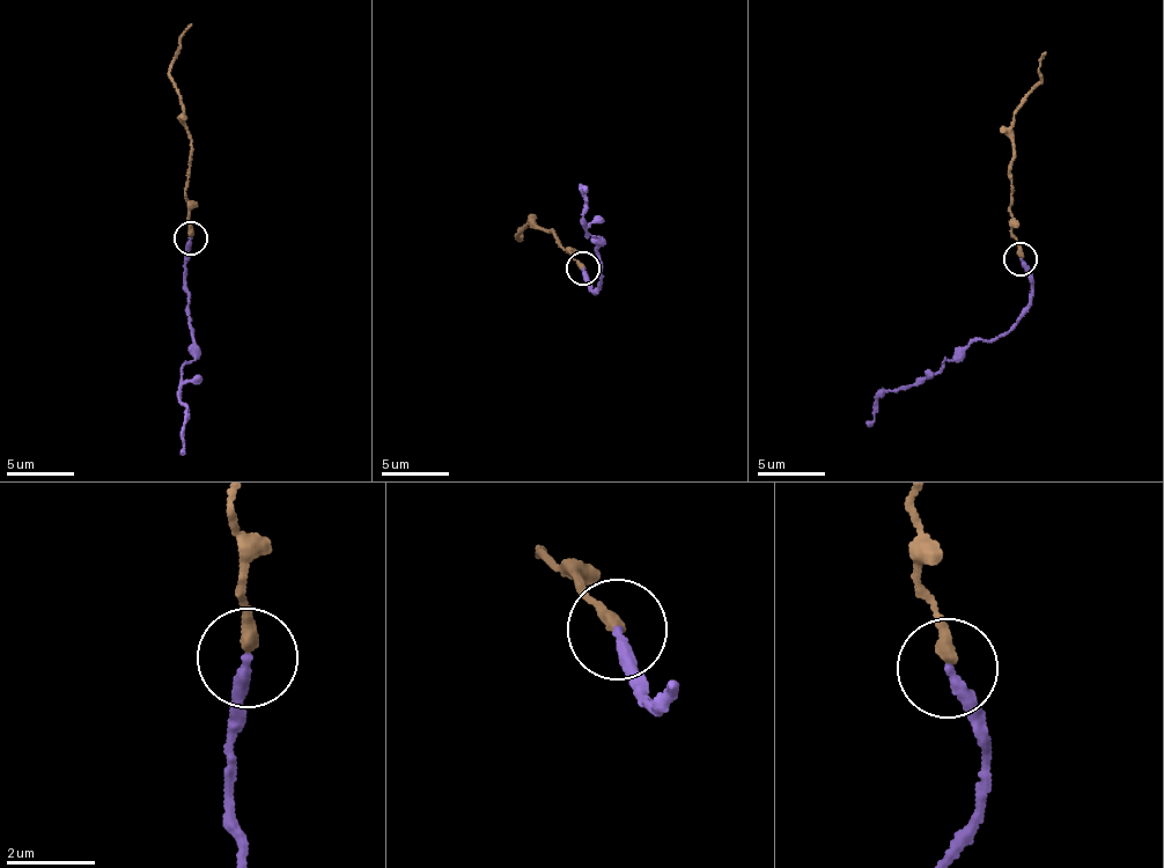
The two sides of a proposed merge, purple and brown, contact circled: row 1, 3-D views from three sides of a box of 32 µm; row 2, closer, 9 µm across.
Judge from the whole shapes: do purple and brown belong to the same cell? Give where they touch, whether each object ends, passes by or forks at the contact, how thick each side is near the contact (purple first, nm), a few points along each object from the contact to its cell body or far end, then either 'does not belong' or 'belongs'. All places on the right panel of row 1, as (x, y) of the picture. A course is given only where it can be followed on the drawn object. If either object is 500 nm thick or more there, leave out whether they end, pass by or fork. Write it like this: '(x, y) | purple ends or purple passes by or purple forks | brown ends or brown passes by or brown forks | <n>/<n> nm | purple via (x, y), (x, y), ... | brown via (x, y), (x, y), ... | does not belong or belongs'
(1021, 258) | purple ends | brown ends | 240/280 nm | purple via (1019, 257), (1032, 285), (1029, 311), (988, 341), (974, 339), (935, 373), (889, 391), (877, 401), (867, 426) | brown via (1019, 257), (1011, 212), (1014, 111), (1039, 80), (1037, 68), (1045, 53) | belongs

